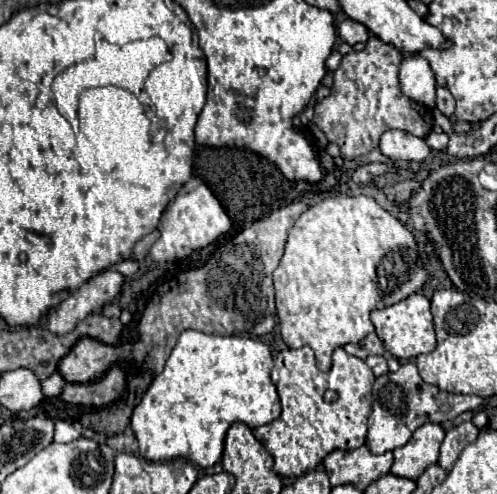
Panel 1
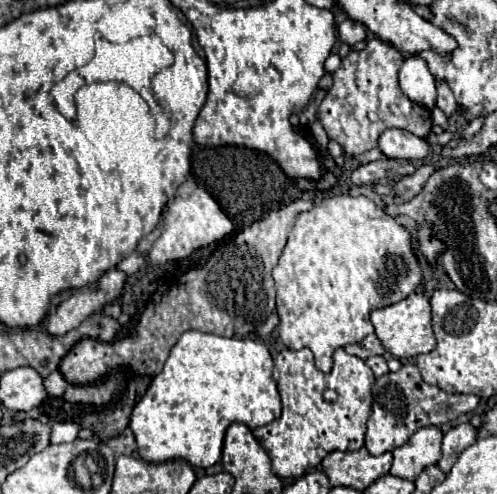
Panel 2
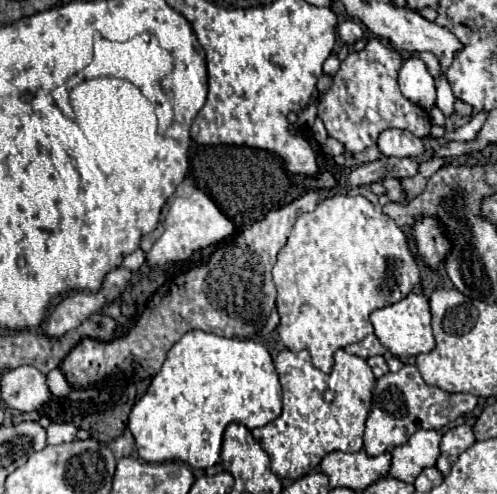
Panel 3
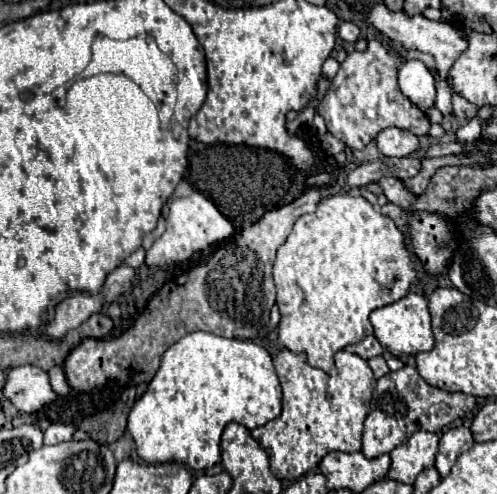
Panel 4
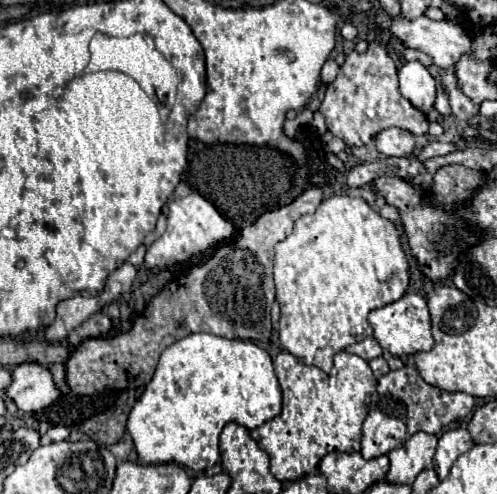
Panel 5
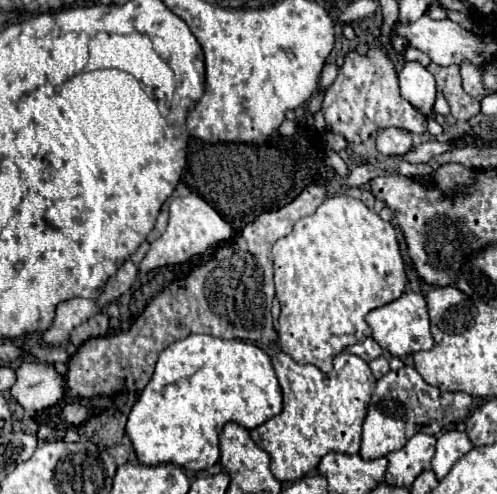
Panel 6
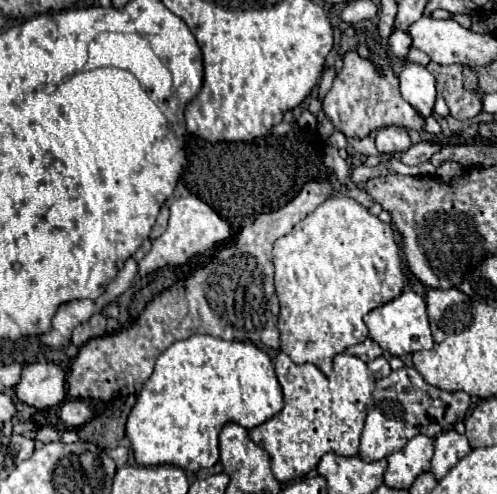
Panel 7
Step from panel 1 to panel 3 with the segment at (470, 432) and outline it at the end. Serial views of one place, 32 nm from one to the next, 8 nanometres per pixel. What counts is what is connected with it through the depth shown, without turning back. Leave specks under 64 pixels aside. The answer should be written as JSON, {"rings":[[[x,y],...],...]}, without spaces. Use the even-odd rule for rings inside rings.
{"rings":[[[462,424],[462,426],[456,426],[456,428],[450,428],[442,440],[440,440],[440,456],[436,460],[436,468],[446,476],[452,468],[452,464],[456,462],[456,458],[468,450],[472,444],[474,444],[474,432],[470,426]]]}

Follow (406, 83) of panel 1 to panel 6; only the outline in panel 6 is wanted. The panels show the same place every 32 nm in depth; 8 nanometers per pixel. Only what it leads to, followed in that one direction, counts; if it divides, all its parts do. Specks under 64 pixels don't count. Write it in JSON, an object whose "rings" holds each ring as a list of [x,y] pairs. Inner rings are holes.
{"rings":[[[406,62],[398,78],[400,78],[402,98],[406,98],[424,116],[430,116],[436,98],[434,76],[422,64]]]}

